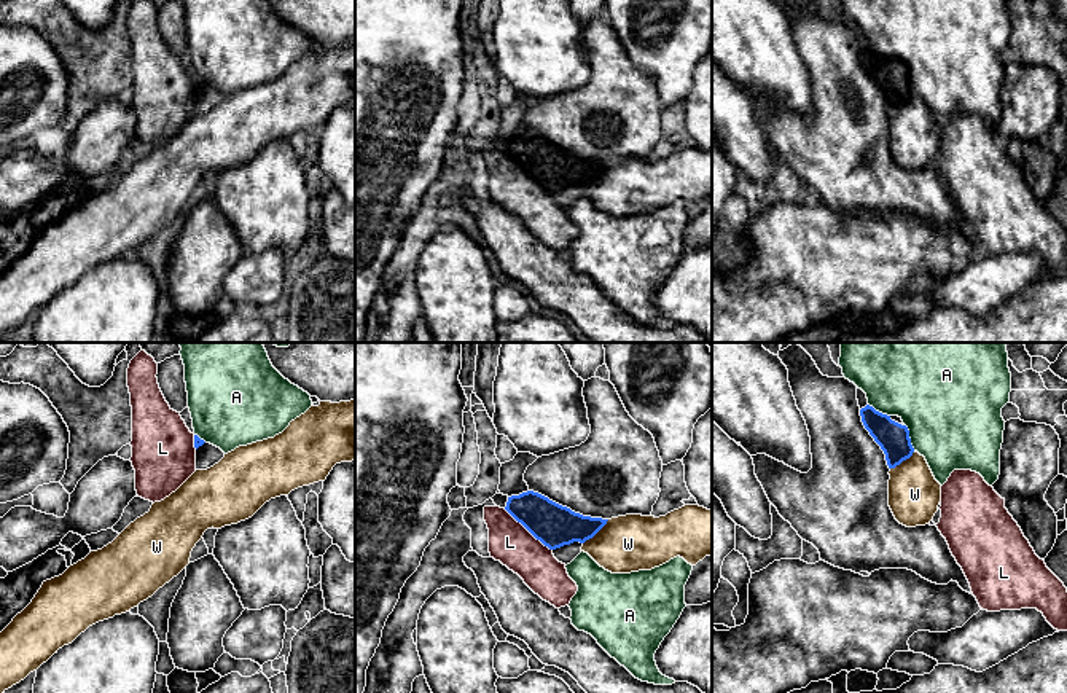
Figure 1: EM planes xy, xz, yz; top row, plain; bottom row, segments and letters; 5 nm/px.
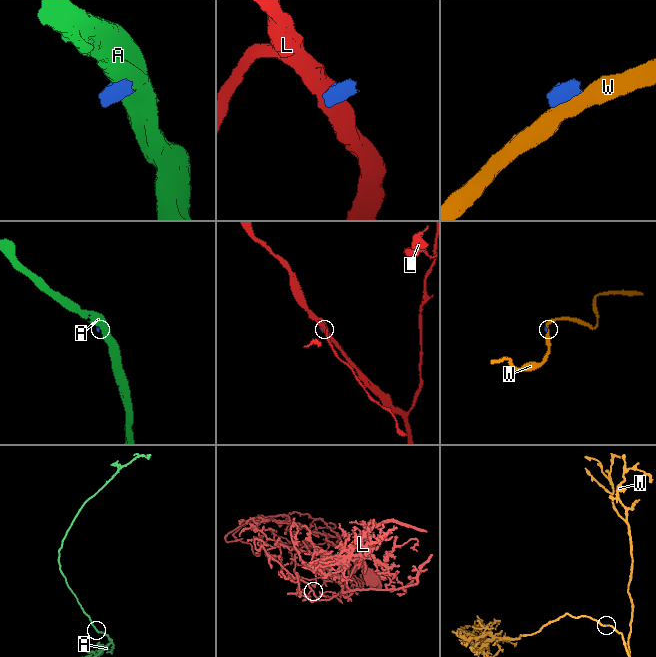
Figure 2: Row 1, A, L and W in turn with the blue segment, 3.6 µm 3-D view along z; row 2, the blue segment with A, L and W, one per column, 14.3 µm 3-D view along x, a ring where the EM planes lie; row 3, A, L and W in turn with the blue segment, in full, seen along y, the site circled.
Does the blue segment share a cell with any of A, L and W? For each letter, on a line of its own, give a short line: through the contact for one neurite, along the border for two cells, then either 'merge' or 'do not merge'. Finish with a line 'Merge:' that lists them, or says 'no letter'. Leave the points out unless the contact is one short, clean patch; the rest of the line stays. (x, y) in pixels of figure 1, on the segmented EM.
A: line yz (905, 424), (914, 450); do not merge
L: line xz (504, 508), (551, 550); do not merge
W: line xz (553, 524), (596, 532), (612, 544), (628, 544); merge
Merge: W

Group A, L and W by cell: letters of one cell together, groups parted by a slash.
A / L / W

